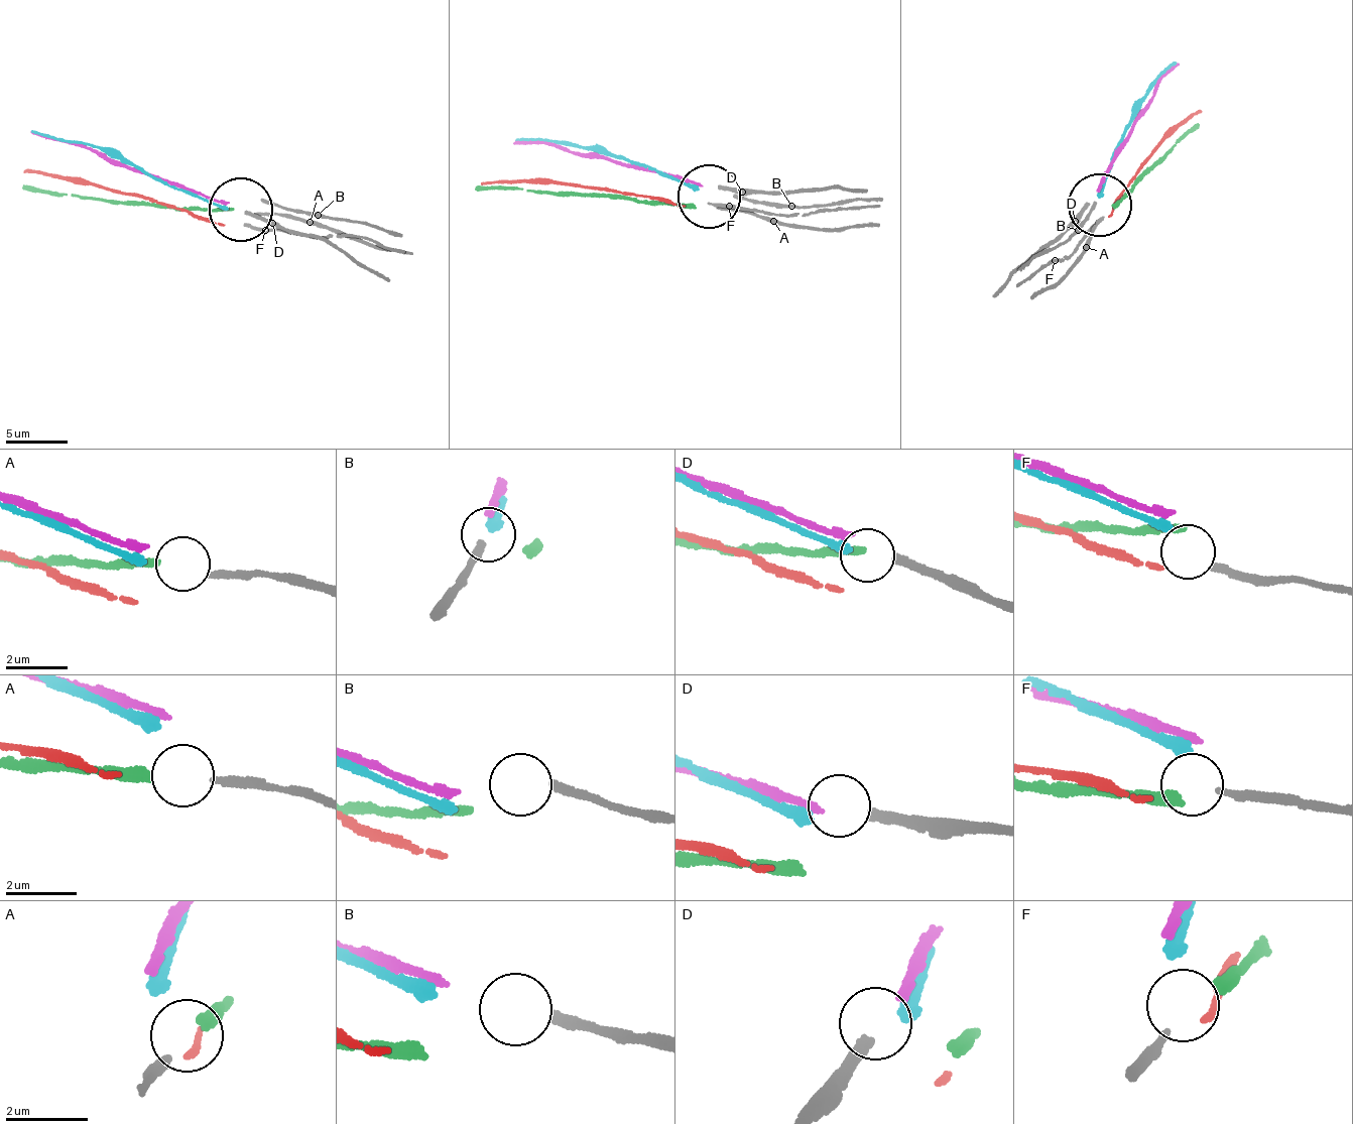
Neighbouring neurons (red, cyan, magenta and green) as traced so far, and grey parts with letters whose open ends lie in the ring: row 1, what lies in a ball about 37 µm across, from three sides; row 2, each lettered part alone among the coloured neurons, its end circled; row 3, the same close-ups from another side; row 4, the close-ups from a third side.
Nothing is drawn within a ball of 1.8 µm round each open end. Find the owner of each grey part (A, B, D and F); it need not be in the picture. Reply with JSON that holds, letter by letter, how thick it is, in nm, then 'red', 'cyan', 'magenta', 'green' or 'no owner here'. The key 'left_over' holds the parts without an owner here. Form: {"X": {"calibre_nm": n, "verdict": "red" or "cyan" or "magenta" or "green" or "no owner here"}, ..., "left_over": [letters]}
{"A": {"calibre_nm": 240, "verdict": "green"}, "B": {"calibre_nm": 240, "verdict": "no owner here"}, "D": {"calibre_nm": 280, "verdict": "magenta"}, "F": {"calibre_nm": 190, "verdict": "no owner here"}, "left_over": ["B", "F"]}

